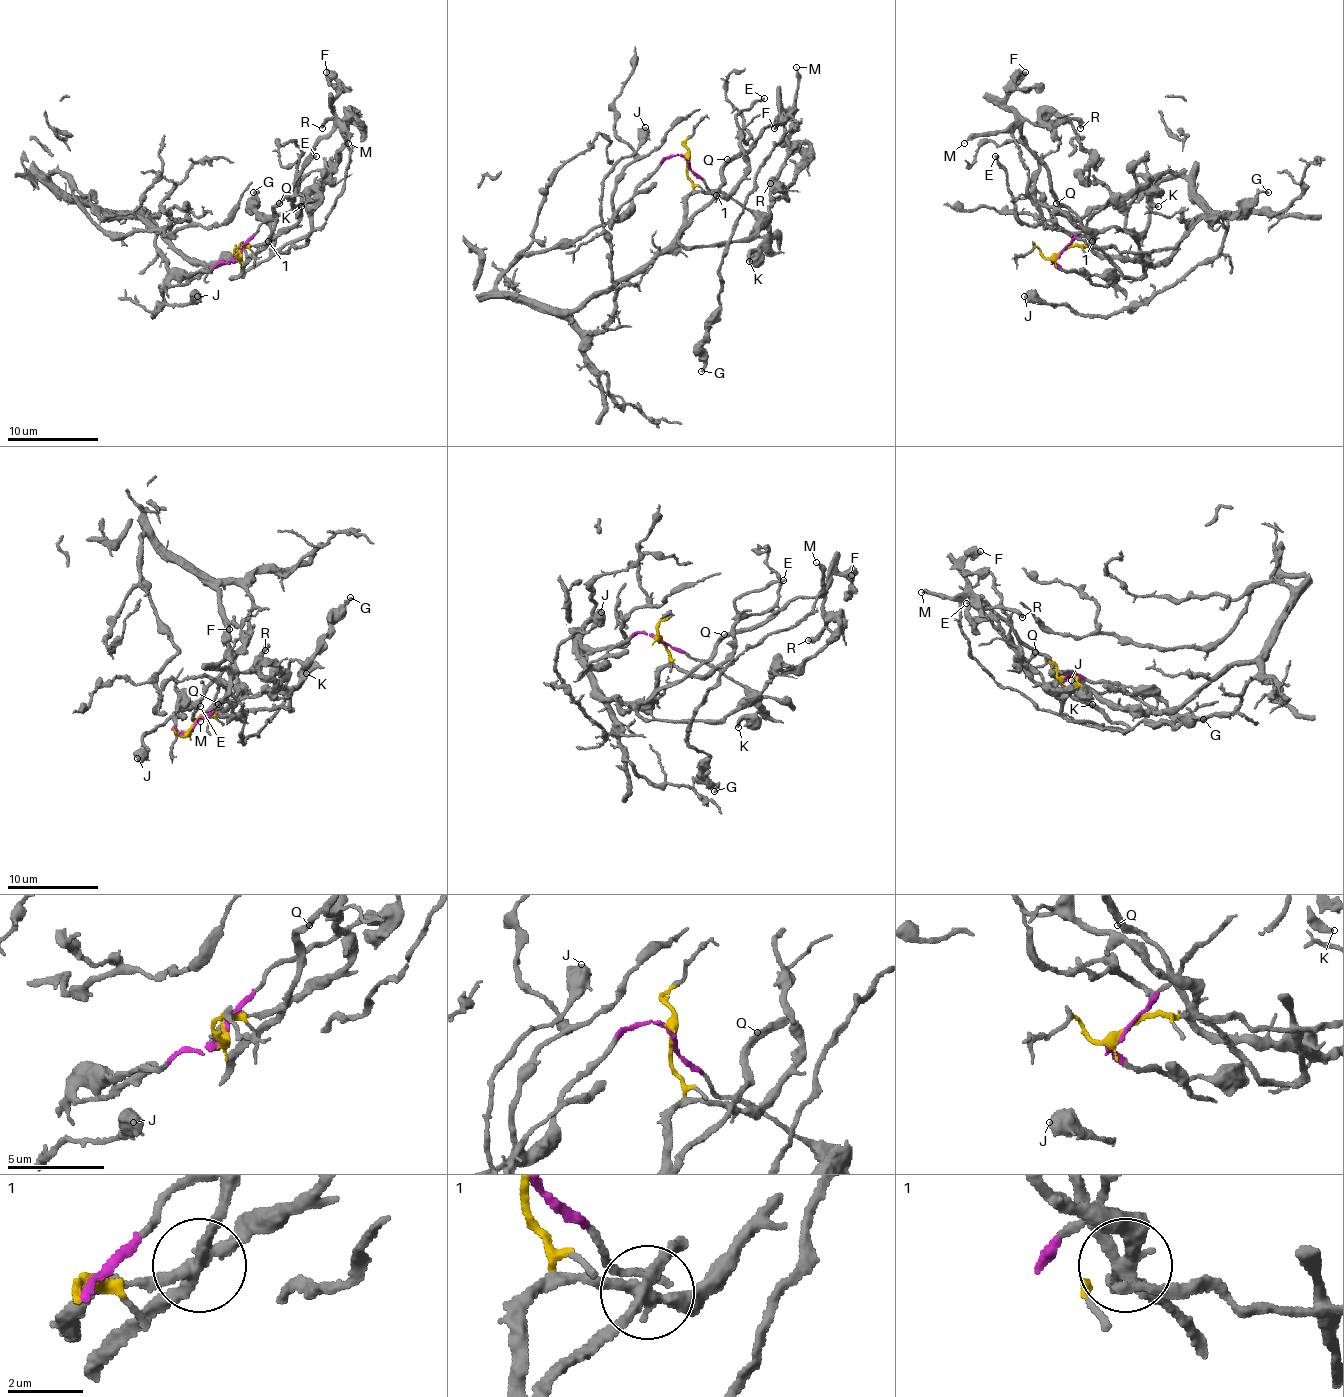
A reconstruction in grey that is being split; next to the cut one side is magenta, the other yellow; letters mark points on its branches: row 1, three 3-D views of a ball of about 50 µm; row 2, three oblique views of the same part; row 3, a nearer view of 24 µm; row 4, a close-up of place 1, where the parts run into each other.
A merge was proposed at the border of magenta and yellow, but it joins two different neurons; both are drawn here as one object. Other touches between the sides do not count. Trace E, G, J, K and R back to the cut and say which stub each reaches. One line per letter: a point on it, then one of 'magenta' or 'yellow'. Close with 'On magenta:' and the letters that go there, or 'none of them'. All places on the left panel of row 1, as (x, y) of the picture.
E: (316, 156) | yellow
G: (253, 192) | magenta
J: (197, 296) | yellow
K: (301, 206) | magenta
R: (322, 128) | magenta
On magenta: G, K, R

